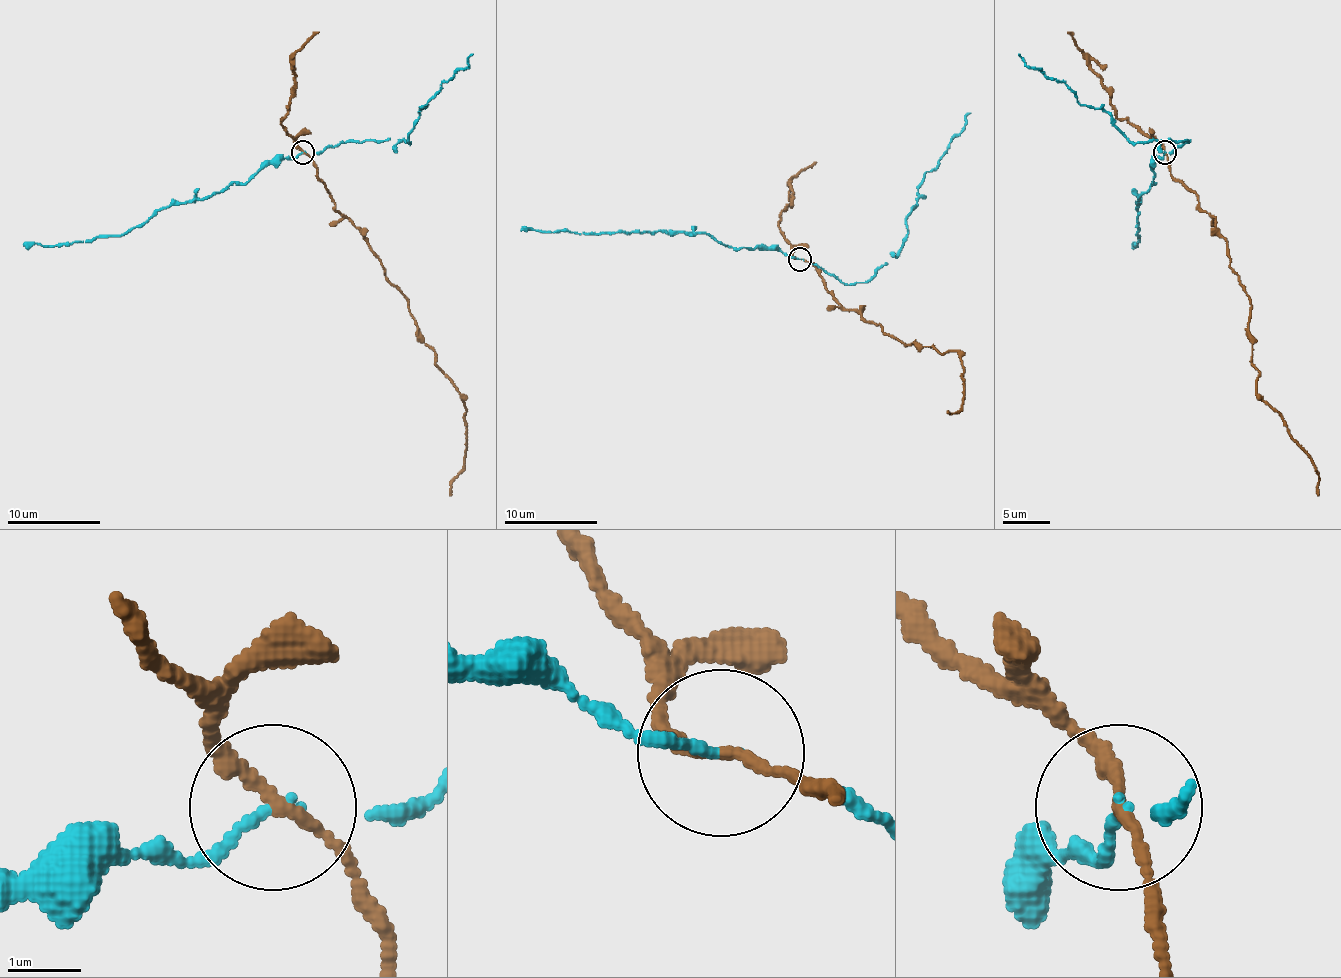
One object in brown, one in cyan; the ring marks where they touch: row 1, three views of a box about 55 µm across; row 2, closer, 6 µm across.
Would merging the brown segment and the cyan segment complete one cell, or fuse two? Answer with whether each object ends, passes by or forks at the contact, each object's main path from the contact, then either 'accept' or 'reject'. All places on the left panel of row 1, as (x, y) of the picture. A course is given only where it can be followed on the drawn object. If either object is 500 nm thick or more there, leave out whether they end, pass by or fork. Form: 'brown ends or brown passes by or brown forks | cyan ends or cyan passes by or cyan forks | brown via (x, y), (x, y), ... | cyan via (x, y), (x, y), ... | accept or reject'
brown passes by | cyan passes by | brown via (303, 151), (406, 299), (417, 336), (459, 394), (466, 457), (450, 495) | cyan via (303, 151), (368, 140), (410, 142), (408, 133), (420, 109), (443, 81), (466, 67), (473, 53) | reject

